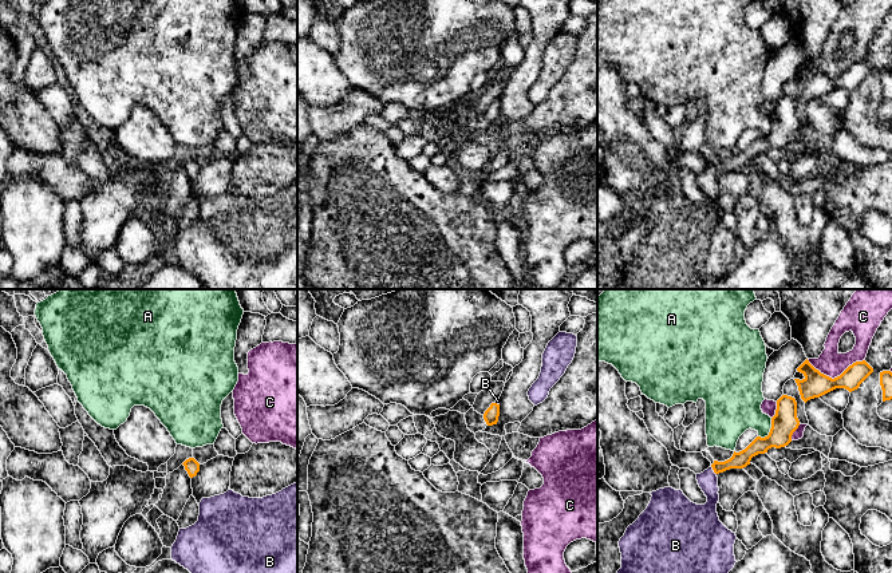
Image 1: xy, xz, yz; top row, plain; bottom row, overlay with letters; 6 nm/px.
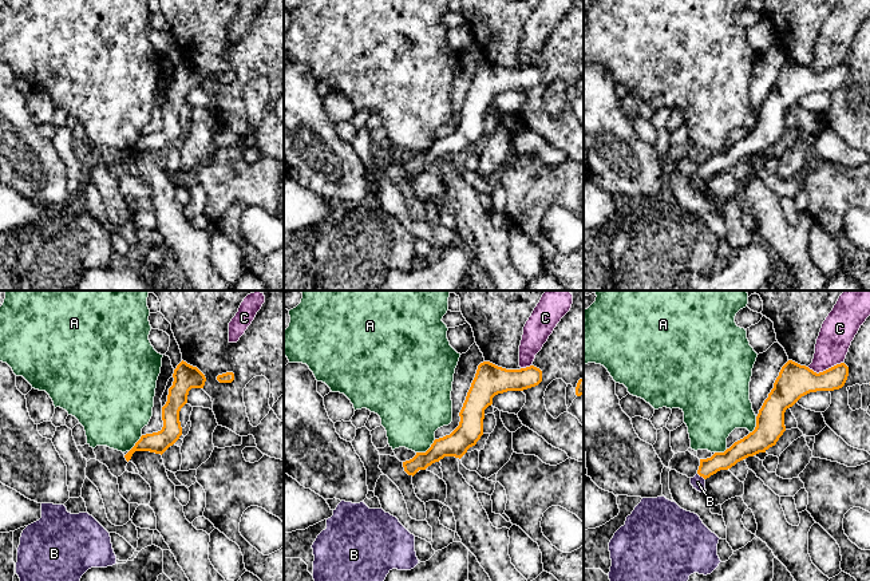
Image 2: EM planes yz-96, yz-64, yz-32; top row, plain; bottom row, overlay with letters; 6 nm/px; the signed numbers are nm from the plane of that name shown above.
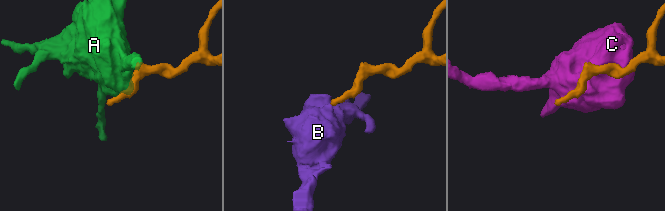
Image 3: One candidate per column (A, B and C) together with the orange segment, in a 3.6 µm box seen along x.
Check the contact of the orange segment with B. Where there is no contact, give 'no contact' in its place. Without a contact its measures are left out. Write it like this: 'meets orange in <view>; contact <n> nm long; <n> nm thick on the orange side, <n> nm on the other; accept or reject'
meets orange in yz; contact 70 nm long; 100 nm thick on the orange side, 120 nm on the other; accept

